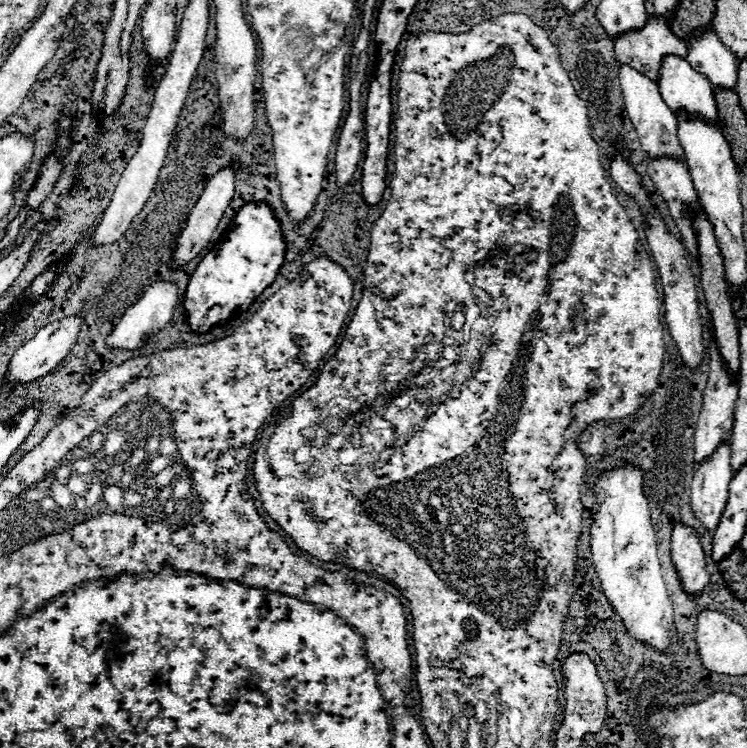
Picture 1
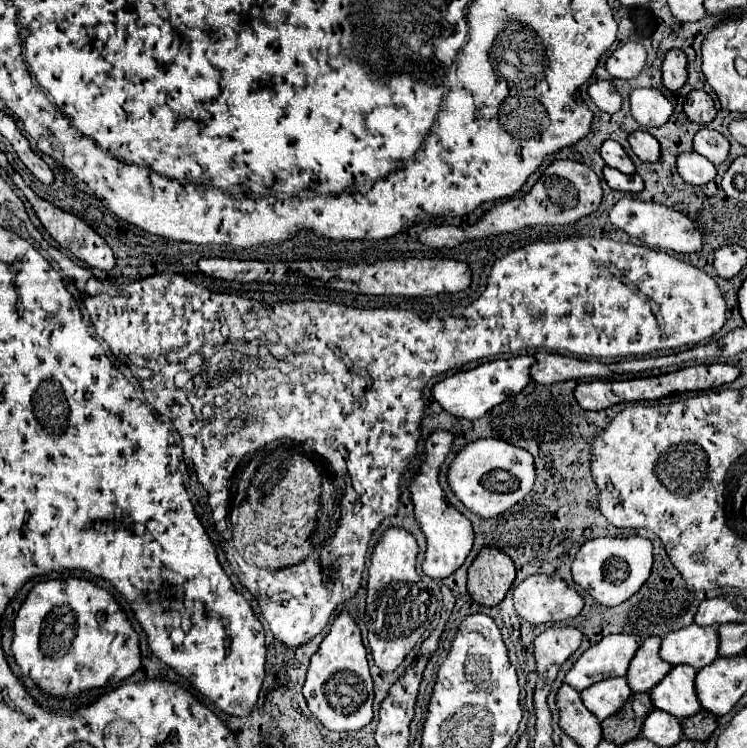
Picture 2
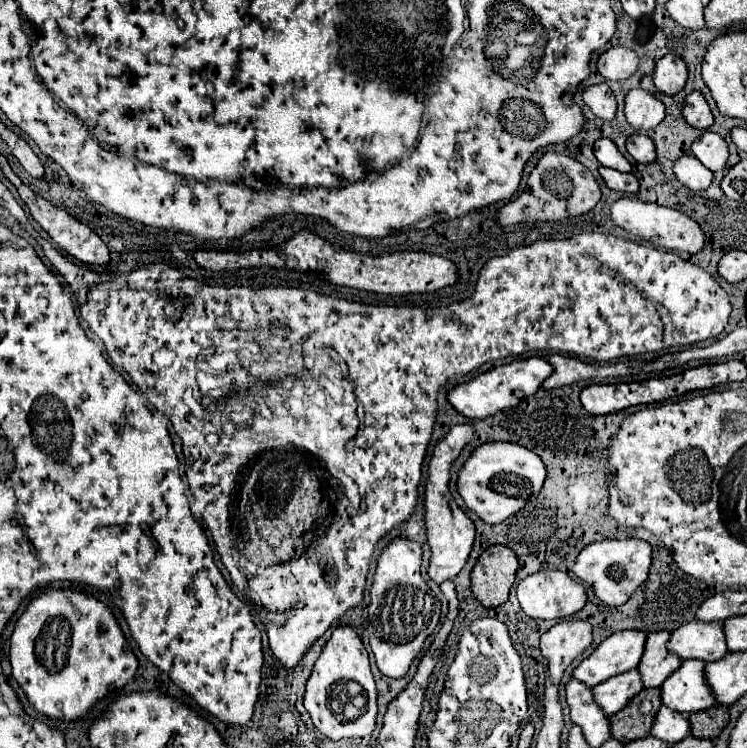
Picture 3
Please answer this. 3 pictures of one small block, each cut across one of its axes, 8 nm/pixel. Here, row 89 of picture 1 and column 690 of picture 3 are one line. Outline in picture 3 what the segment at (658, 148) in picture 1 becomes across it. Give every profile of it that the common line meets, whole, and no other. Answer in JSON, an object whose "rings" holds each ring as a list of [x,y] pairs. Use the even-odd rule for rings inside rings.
{"rings":[[[686,622],[672,632],[668,650],[682,660],[696,658],[704,662],[716,662],[728,654],[724,626],[722,622]]]}

